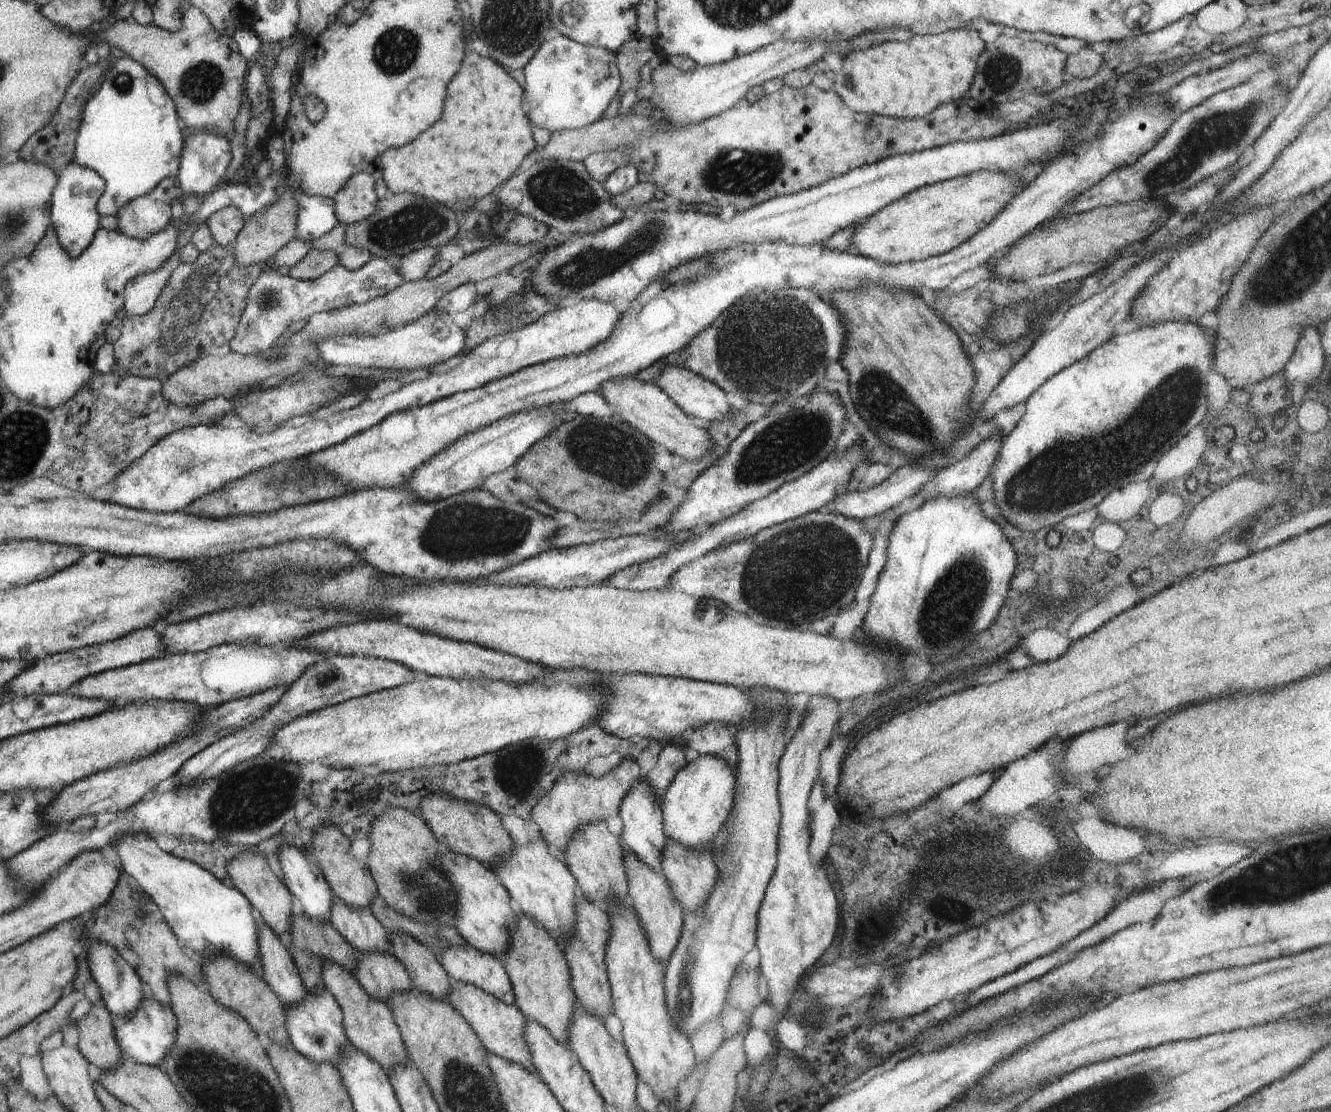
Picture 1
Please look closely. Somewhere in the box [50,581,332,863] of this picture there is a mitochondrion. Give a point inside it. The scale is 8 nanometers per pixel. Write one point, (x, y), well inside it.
(245, 801)

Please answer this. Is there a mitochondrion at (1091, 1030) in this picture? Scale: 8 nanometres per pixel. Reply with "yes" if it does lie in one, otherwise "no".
no

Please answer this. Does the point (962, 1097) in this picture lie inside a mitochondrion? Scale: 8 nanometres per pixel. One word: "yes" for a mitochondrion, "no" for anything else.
no

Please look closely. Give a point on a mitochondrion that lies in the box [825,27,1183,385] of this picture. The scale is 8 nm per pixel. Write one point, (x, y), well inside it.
(1001, 74)

